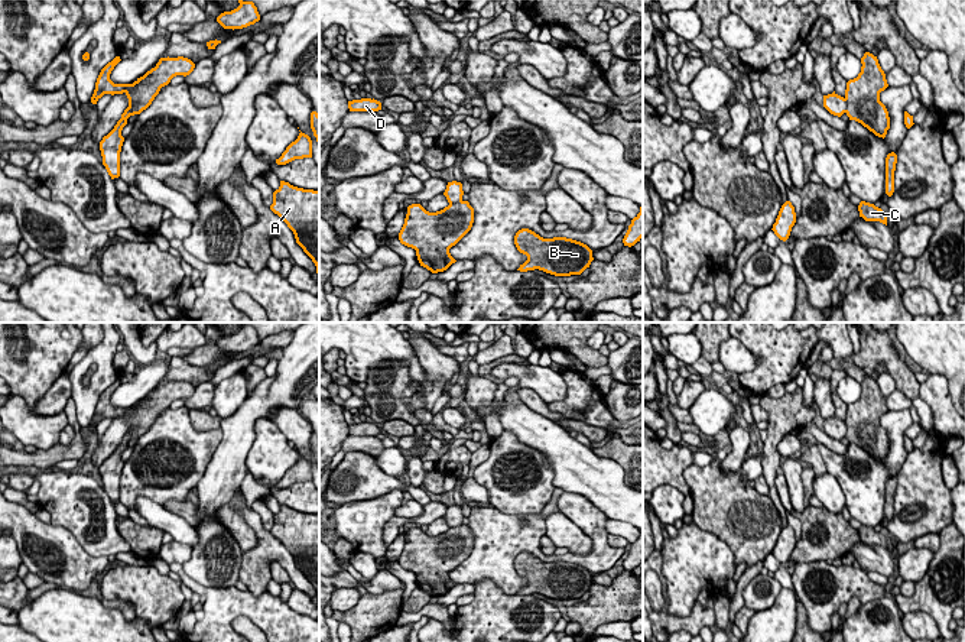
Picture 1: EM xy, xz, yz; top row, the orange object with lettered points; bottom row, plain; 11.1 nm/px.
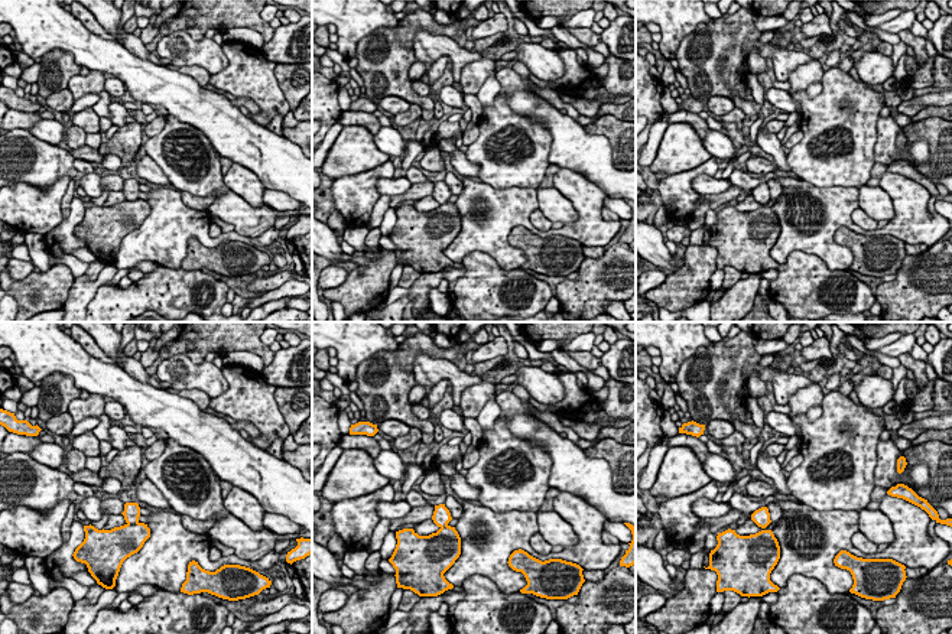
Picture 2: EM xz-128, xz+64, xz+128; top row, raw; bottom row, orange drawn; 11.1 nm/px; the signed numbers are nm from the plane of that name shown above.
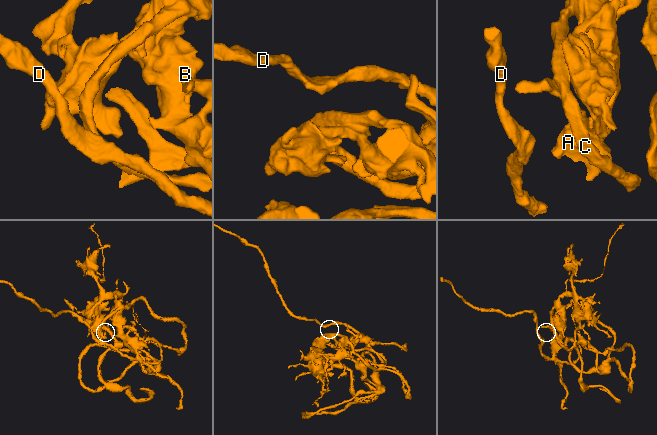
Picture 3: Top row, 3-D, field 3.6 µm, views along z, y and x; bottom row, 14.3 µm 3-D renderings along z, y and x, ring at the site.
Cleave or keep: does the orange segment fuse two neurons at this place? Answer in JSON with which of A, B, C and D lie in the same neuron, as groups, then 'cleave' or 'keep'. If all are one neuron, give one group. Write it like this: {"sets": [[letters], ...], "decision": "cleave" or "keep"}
{"sets": [["A", "B", "C", "D"]], "decision": "keep"}

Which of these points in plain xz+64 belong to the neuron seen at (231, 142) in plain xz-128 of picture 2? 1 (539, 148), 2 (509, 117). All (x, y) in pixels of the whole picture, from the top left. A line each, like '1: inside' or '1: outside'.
1: outside
2: outside

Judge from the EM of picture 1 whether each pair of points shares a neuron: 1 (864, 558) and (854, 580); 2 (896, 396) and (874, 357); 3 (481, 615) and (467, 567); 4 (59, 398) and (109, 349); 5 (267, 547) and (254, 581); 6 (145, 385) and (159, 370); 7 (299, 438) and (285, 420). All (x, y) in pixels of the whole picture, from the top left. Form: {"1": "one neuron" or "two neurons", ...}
{"1": "two neurons", "2": "two neurons", "3": "two neurons", "4": "two neurons", "5": "one neuron", "6": "one neuron", "7": "one neuron"}

